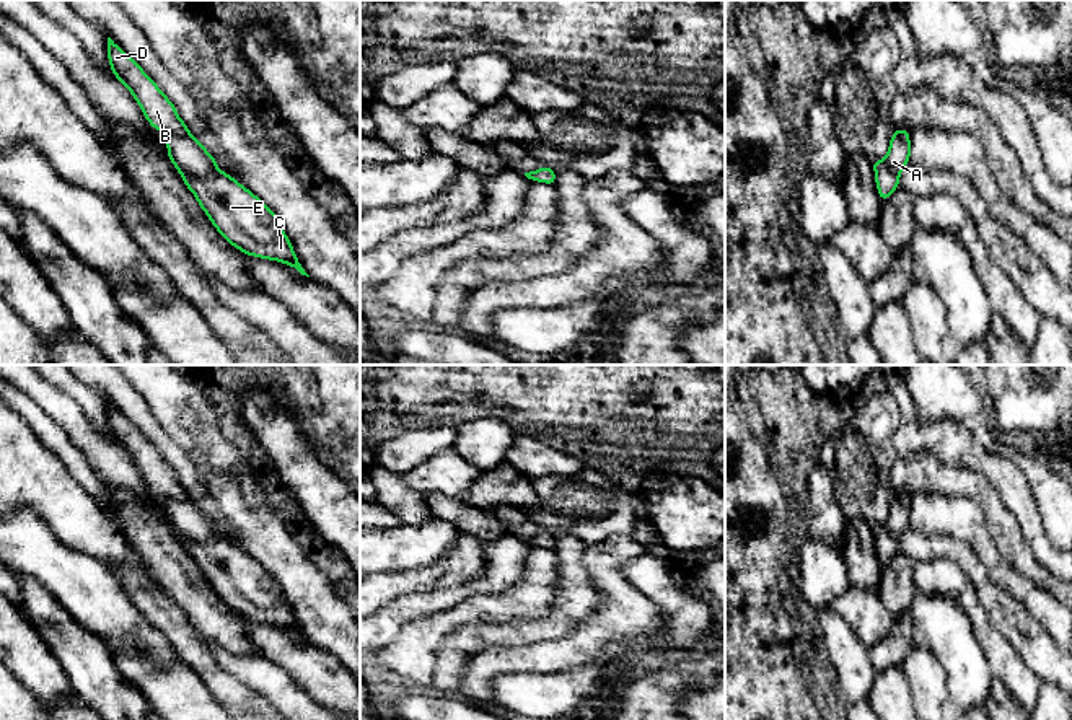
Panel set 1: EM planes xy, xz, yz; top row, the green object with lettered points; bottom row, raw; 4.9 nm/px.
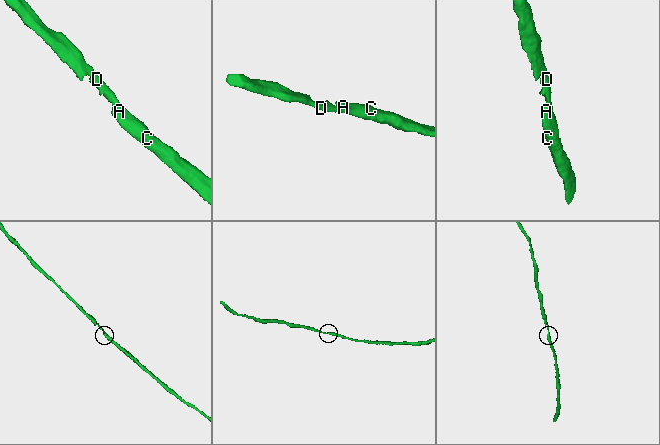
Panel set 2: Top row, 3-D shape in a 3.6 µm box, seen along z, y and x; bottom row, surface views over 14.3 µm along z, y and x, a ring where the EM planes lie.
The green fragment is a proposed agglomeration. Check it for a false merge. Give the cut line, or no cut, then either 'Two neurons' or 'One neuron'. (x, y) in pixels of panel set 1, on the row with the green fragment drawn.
No split. One neuron

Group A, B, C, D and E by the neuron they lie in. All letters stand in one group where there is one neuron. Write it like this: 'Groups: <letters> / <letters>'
Groups: A B C D E

